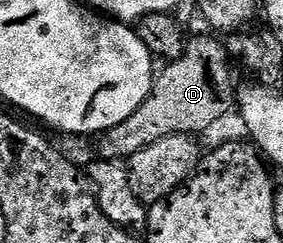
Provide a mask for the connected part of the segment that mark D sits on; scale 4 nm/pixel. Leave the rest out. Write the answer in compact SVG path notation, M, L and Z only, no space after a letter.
M191 37L181 59L166 62L156 72L149 95L125 123L113 127L98 140L98 156L105 161L126 162L137 151L180 135L200 135L211 129L237 105L237 80L231 74L231 57L220 38Z

